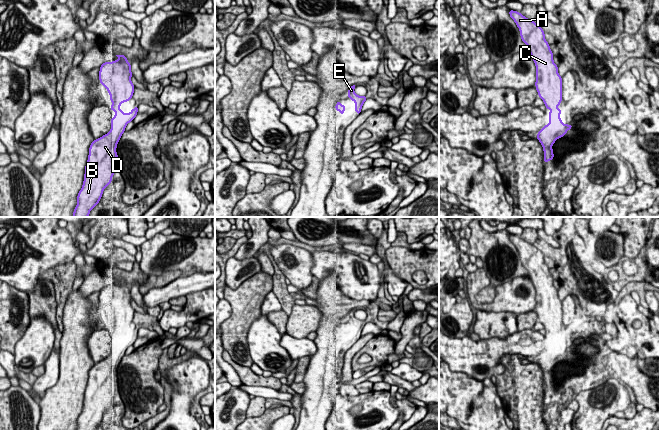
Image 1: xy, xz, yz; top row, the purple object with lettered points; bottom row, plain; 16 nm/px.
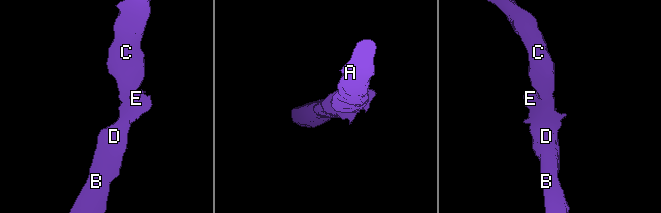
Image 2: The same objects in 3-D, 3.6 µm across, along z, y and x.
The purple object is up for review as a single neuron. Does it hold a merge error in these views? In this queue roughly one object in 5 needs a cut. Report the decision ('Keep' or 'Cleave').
Keep

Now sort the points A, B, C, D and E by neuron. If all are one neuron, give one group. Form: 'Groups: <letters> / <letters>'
Groups: A B C D E

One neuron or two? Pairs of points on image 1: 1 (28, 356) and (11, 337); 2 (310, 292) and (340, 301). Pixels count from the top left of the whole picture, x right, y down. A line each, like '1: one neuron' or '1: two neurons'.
1: two neurons
2: two neurons

